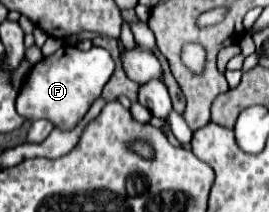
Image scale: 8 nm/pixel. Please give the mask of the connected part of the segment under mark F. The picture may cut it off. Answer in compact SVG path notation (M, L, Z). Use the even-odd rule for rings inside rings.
M63 45L59 51L43 57L41 63L33 65L29 81L25 81L17 95L17 113L21 113L25 121L47 119L57 129L75 129L89 111L91 103L101 95L103 85L113 75L113 69L115 63L111 55L101 47L91 47L91 51L79 51L73 45Z

